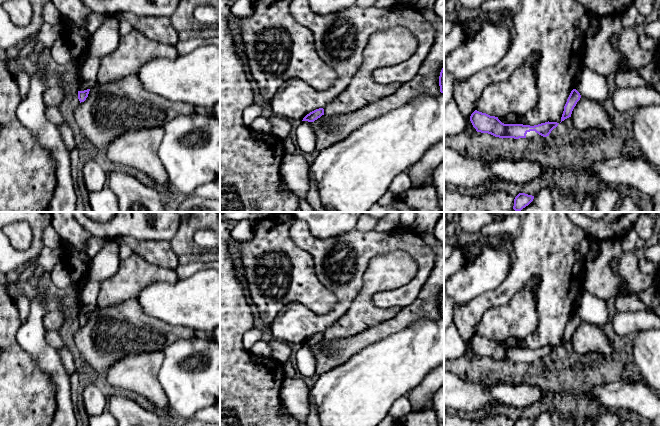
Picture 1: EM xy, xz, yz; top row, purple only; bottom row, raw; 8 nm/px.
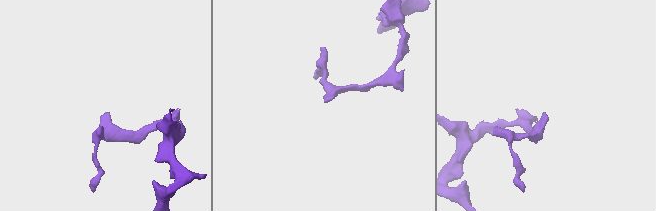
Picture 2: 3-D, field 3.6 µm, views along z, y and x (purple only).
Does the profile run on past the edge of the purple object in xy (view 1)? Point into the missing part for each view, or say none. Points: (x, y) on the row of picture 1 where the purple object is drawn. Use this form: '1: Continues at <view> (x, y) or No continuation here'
1: No continuation here

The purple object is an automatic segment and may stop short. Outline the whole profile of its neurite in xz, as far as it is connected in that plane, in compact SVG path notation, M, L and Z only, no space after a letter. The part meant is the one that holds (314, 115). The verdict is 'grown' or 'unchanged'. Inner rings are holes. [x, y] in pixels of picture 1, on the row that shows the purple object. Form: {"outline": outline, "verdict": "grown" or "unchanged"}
{"outline": "M319 108L307 114L302 121L314 122L315 120L320 118L322 115L324 115L324 109Z", "verdict": "unchanged"}

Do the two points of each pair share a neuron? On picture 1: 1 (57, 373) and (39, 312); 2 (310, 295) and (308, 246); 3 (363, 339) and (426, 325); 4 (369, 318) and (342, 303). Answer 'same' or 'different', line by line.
1: same
2: different
3: different
4: different

